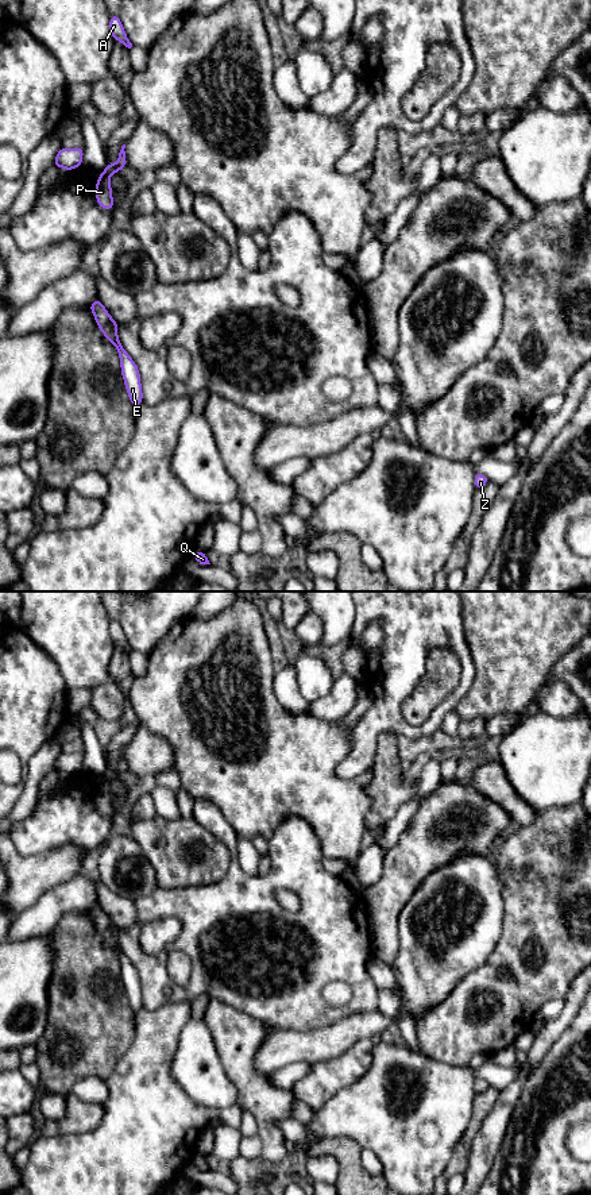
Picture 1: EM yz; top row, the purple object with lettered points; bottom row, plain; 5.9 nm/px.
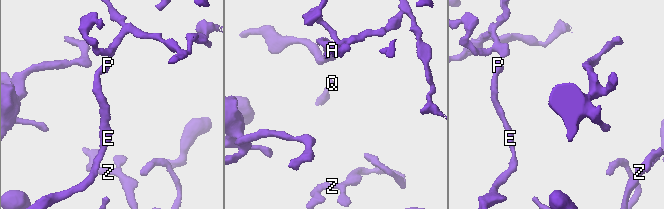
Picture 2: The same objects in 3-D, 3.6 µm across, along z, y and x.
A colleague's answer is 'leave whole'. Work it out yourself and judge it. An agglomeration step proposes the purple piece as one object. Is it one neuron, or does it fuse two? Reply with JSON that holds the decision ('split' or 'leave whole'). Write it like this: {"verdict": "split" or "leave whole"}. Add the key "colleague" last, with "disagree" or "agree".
{"verdict": "split", "colleague": "disagree"}

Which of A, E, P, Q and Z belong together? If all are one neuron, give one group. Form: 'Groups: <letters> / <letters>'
Groups: A / E P Q Z

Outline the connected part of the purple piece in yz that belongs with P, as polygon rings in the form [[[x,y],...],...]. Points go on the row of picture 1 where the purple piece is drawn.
[[[105,171],[98,174],[96,182],[96,203],[105,211],[112,211],[115,207],[111,178],[109,174],[107,174]]]

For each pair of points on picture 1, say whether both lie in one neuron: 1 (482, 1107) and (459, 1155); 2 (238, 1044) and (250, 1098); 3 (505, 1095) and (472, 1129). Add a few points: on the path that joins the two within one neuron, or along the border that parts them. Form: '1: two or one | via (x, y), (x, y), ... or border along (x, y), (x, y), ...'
1: one | via (476, 1120), (464, 1143)
2: one | via (240, 1057), (240, 1071), (250, 1084)
3: two | border along (499, 1091), (493, 1109), (474, 1137)

